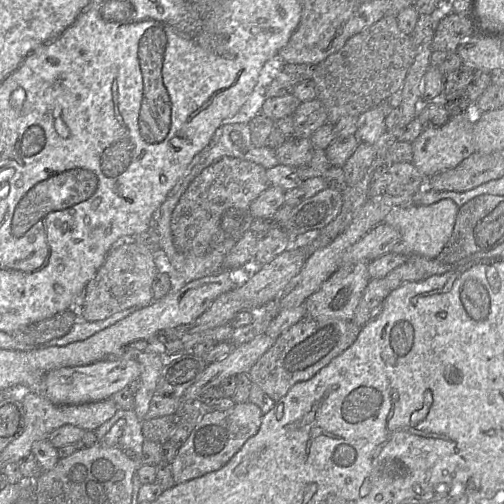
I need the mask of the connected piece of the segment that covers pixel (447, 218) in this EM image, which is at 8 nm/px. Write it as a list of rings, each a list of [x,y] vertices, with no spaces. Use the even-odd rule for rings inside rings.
[[[450,199],[429,206],[401,205],[394,207],[383,223],[394,227],[400,233],[401,241],[412,253],[435,259],[452,235],[458,211],[458,205]]]

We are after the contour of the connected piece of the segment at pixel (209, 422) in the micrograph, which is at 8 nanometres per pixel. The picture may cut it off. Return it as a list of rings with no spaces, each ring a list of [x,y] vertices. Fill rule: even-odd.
[[[249,401],[235,404],[224,411],[204,411],[171,463],[174,482],[182,484],[226,465],[246,441],[258,433],[263,415],[261,409]]]

